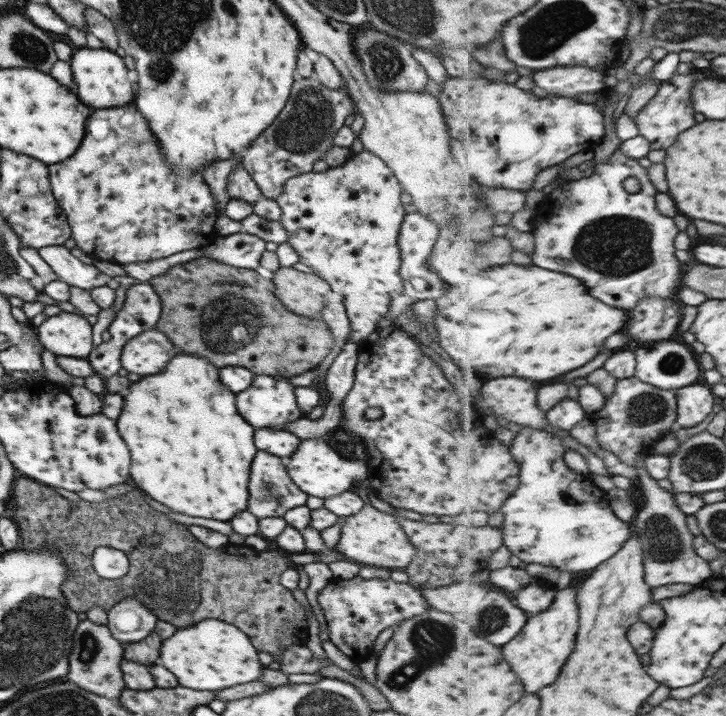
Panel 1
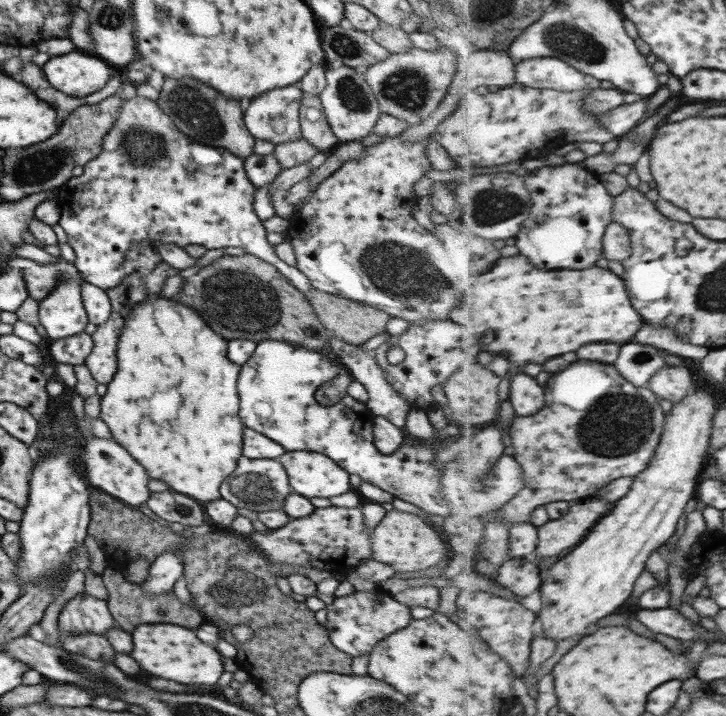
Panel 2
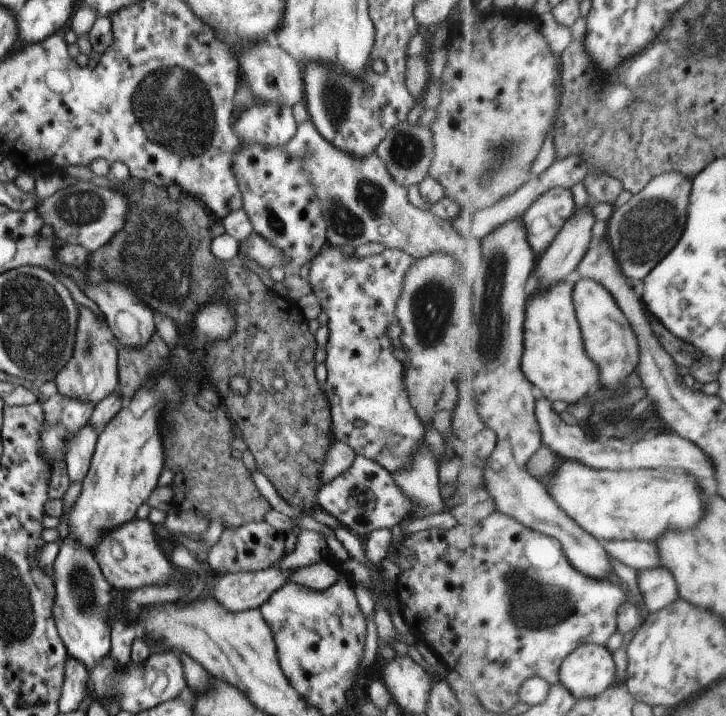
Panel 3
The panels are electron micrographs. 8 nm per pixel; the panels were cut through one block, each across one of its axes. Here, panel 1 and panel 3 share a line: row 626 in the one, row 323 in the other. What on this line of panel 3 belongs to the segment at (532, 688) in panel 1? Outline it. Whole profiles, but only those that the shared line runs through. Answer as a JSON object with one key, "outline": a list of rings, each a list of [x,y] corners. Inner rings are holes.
{"outline":[[[574,280],[538,290],[528,304],[528,334],[523,358],[524,372],[543,394],[564,402],[580,402],[598,382],[598,366],[586,352],[582,328],[574,306]]]}

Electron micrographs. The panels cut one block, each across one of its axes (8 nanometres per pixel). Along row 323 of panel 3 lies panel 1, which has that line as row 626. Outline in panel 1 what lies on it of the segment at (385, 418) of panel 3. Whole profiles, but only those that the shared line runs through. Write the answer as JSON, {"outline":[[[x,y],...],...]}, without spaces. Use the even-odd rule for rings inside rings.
{"outline":[[[355,576],[351,579],[334,579],[318,592],[317,600],[324,612],[330,633],[329,640],[357,665],[368,660],[382,630],[430,609],[422,590],[412,587],[410,582],[398,583],[391,578],[363,579]]]}

